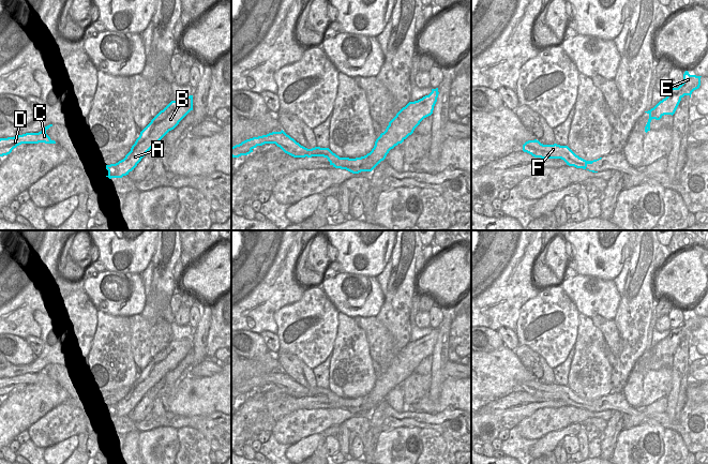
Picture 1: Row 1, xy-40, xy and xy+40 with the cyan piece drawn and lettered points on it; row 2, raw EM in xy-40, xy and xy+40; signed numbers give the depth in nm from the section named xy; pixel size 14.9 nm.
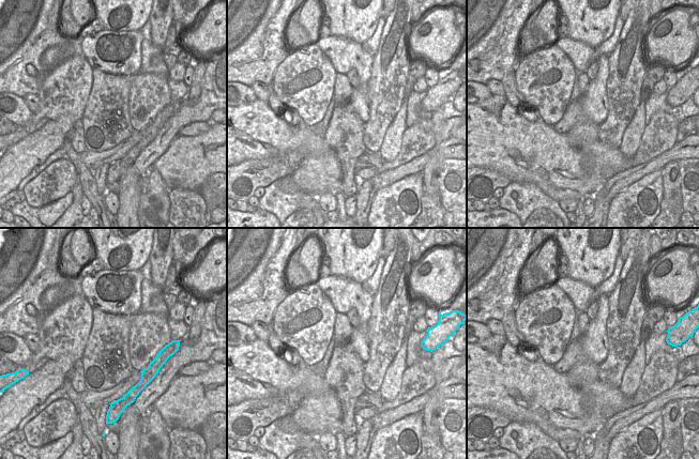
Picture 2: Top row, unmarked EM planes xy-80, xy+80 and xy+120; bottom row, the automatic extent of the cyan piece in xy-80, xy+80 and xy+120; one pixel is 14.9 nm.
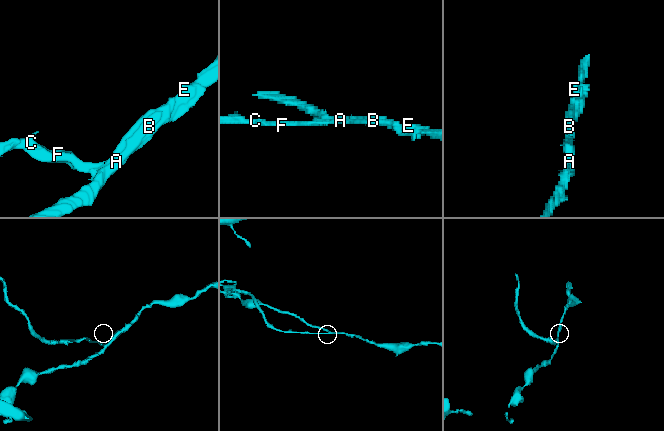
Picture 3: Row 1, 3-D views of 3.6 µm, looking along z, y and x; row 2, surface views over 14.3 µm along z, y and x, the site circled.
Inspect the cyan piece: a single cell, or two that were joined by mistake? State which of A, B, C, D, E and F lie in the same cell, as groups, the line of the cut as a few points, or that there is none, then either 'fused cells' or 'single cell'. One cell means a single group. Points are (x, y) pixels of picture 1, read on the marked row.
A B E / C D F | xy+40 (565, 158), (570, 158), (578, 163), (590, 163) | fused cells

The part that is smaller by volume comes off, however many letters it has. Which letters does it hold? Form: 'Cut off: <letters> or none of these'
Cut off: C, D, F

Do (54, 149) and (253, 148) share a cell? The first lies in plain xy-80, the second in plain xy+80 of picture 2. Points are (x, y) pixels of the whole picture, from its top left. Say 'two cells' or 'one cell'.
two cells

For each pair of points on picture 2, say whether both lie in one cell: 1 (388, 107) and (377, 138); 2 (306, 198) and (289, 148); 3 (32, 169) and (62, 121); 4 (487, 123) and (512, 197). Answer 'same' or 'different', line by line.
1: same
2: different
3: different
4: different

